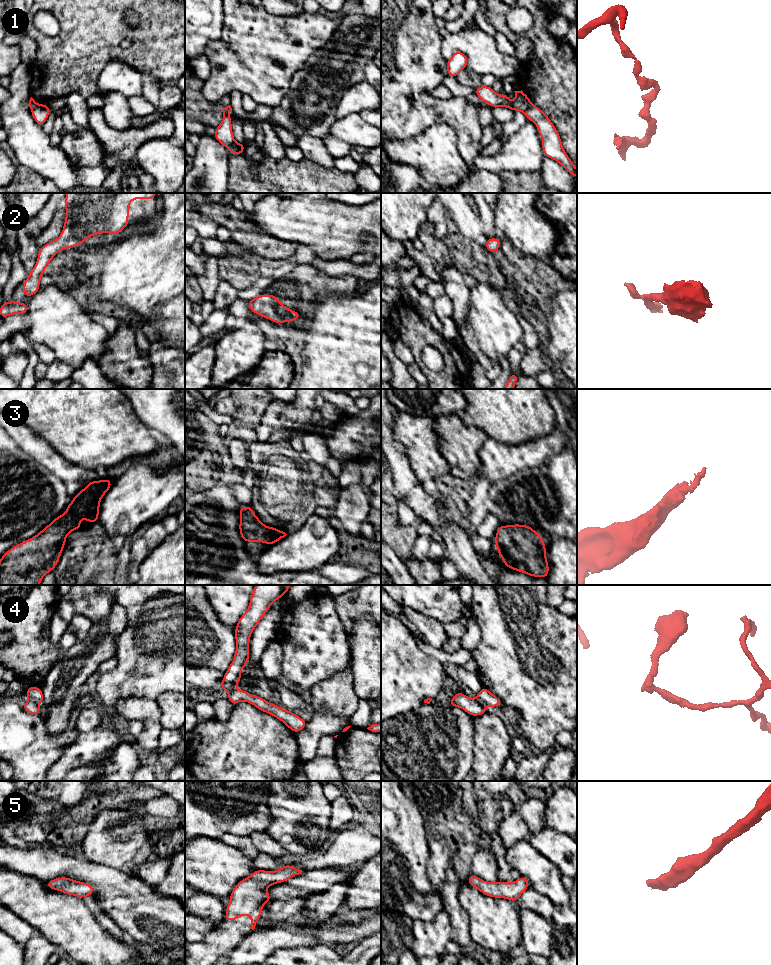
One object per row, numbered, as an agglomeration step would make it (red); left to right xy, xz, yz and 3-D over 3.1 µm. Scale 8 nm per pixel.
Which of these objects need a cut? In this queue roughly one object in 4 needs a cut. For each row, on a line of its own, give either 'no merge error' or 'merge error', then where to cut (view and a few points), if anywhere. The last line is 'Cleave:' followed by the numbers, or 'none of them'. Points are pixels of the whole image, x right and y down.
1: merge error; cut yz (533, 105), (524, 113)
2: no merge error; cut none
3: no merge error; cut none
4: merge error; cut xy (30, 699), (38, 703)
5: no merge error; cut none
Cleave: 1, 4

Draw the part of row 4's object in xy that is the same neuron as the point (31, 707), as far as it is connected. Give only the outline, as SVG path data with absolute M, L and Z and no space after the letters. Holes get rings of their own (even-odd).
M31 700L23 703L23 709L32 715L39 715L41 713L39 703Z

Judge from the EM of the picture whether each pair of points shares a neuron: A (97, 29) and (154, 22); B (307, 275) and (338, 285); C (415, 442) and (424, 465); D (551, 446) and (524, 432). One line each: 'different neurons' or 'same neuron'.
A: same neuron
B: same neuron
C: same neuron
D: different neurons

